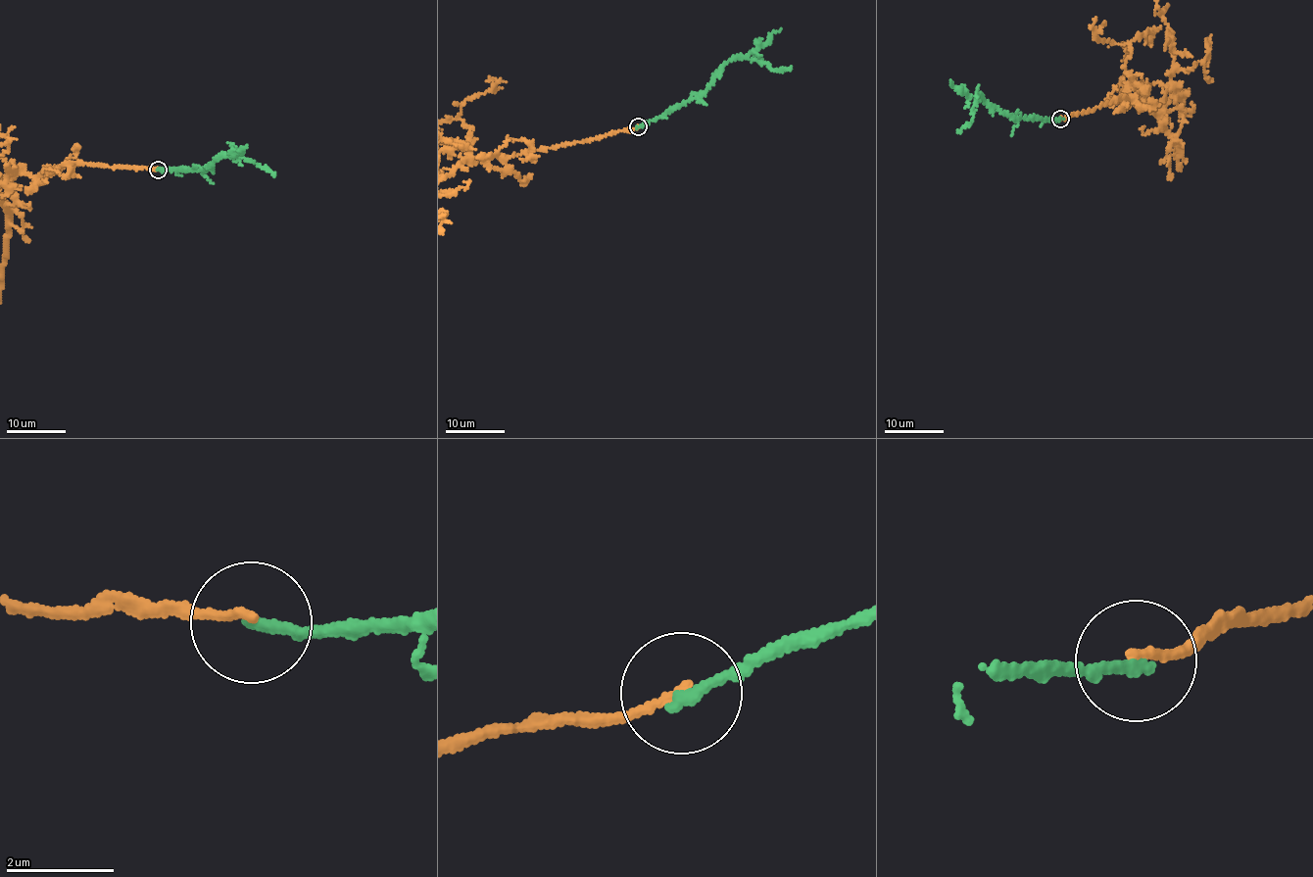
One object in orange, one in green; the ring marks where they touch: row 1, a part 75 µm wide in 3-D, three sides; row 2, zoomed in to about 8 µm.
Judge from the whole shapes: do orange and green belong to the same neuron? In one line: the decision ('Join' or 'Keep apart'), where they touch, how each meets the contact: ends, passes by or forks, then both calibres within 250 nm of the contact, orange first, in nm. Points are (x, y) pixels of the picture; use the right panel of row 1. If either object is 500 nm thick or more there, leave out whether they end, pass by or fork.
Keep apart. Place: (1060, 119). At the ring orange ends. At the ring green ends. Thickness 140 nm (orange) against 200 nm

